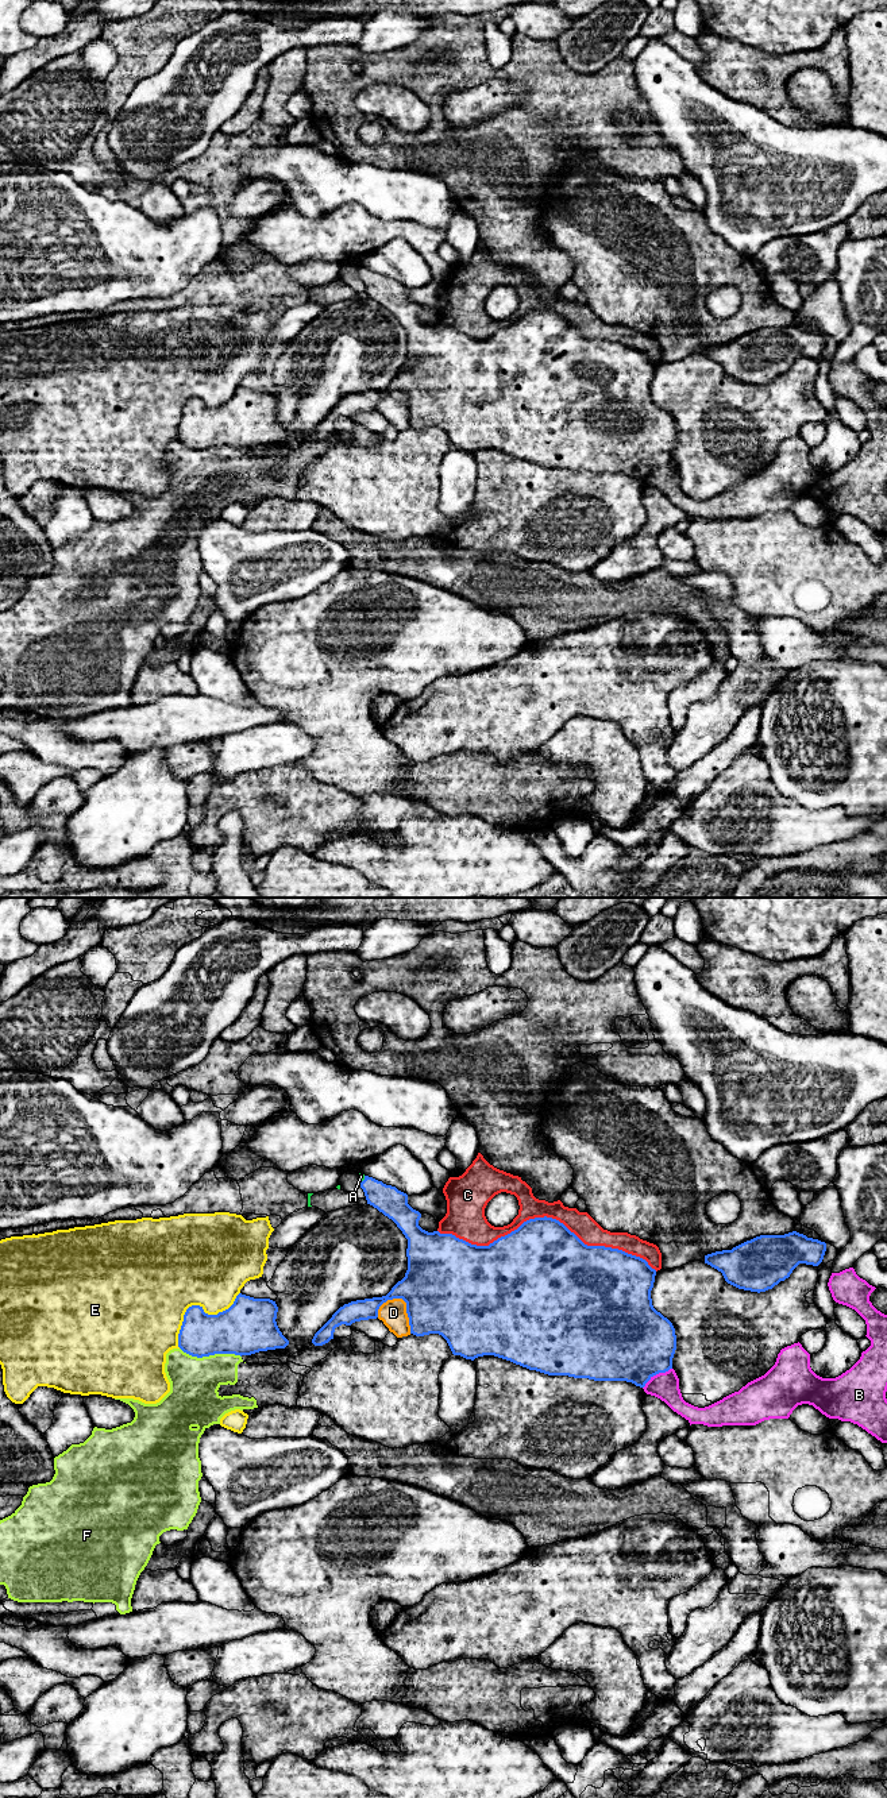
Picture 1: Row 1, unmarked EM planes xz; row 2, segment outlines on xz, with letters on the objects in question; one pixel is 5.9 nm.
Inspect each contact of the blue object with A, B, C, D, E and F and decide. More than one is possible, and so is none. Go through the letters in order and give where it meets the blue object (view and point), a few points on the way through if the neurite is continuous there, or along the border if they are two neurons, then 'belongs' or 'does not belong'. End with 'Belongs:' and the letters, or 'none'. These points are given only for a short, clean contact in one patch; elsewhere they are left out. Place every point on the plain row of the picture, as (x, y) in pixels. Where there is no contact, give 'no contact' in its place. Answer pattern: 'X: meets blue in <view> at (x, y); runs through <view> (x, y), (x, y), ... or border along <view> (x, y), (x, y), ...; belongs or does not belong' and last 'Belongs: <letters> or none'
A: meets blue in xz at (363, 273); runs through xz (393, 296), (378, 288), (363, 273), (361, 269); belongs
B: meets blue in xz at (656, 466); does not belong
C: meets blue in xz at (546, 309); does not belong
D: meets blue in xz at (407, 397); does not belong
E: meets blue in xz at (196, 398); does not belong
F: meets blue in xz at (211, 447); does not belong
Belongs: A

